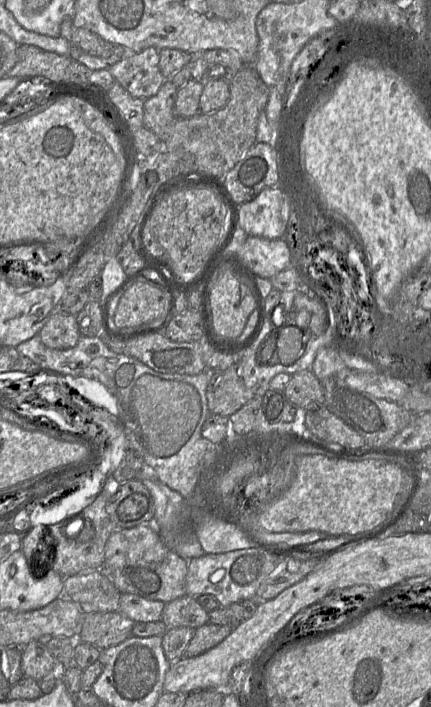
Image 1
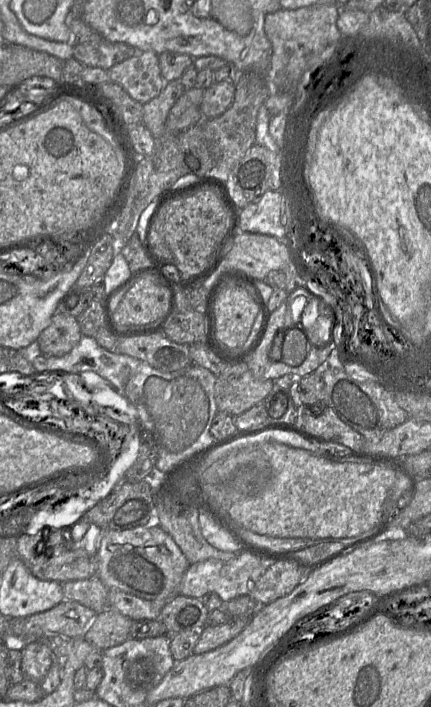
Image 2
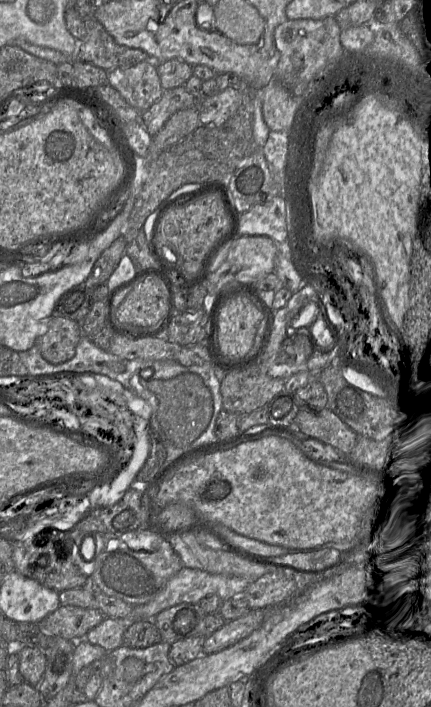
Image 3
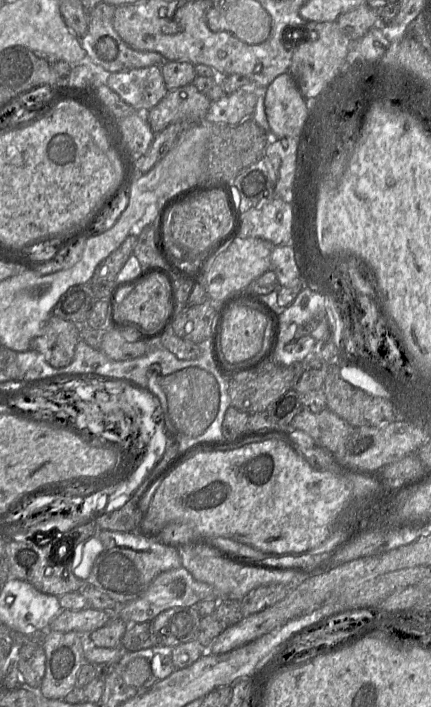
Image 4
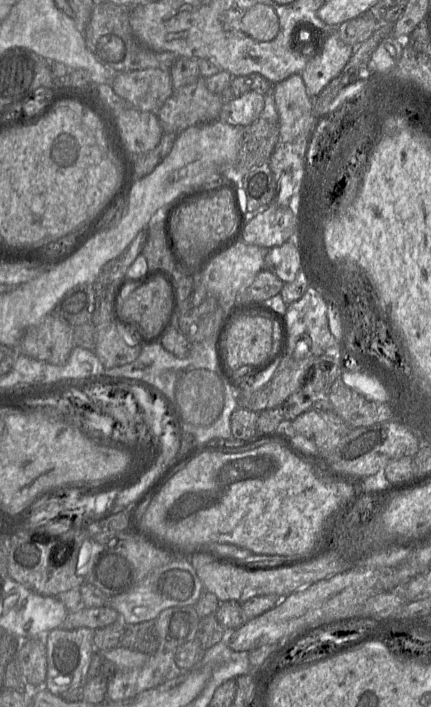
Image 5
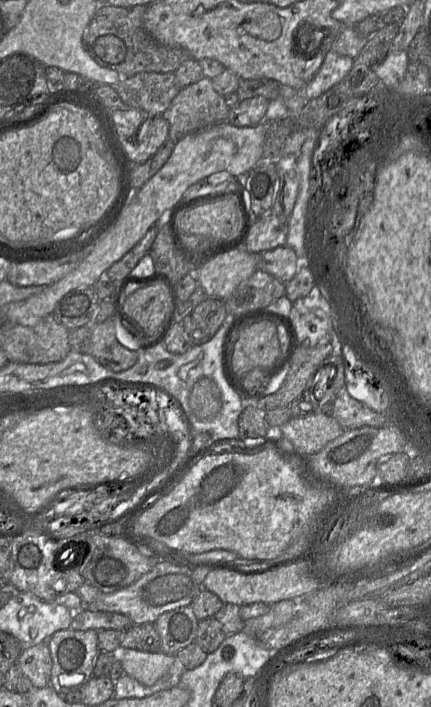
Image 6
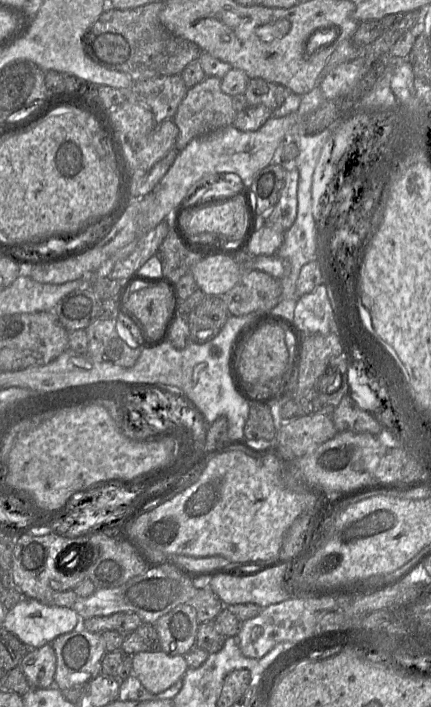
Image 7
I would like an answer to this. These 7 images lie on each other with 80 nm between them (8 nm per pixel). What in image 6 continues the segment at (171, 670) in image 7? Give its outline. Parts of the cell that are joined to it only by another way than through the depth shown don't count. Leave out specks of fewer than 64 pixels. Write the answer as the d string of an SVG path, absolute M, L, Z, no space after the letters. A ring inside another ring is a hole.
M119 646L111 652L119 661L125 674L145 686L155 684L175 661L174 655L159 652L144 652Z

